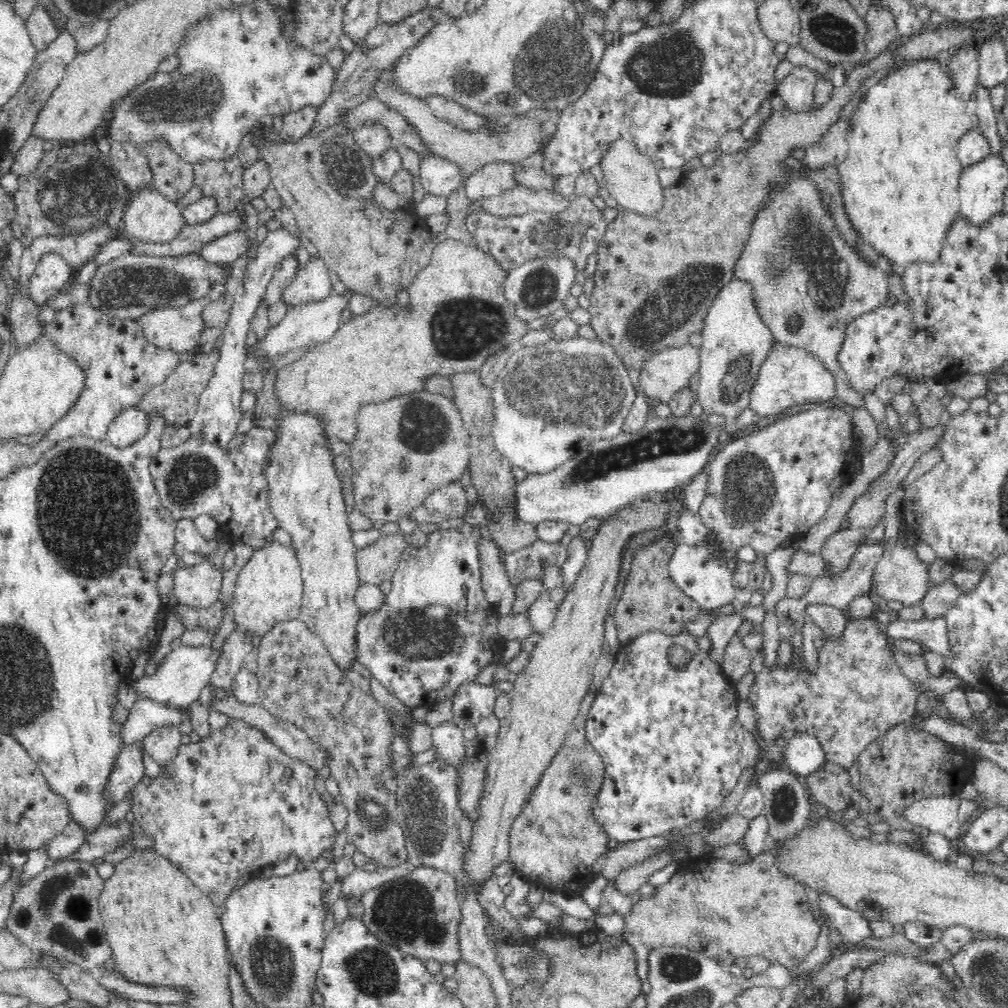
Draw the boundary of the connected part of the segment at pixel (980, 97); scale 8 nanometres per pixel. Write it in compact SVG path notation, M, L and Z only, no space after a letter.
M979 84L978 90L976 90L973 111L976 112L979 119L978 130L988 141L991 154L1001 156L1004 145L1002 145L1003 142L997 125L996 112L994 112L989 90L986 90L983 86L979 86Z

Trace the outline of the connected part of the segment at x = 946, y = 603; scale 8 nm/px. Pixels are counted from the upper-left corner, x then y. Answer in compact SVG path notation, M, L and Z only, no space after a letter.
M949 580L930 586L920 601L924 619L943 617L960 594L962 590L956 588Z

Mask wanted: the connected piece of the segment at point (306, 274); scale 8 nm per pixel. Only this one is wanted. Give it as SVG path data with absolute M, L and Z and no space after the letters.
M318 256L299 266L294 280L282 292L281 301L290 309L324 300L333 293L333 274Z

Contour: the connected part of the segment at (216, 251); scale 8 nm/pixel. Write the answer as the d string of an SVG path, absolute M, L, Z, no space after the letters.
M244 230L230 232L202 244L196 254L204 263L232 264L239 257L246 256L246 250L250 246L249 239Z

